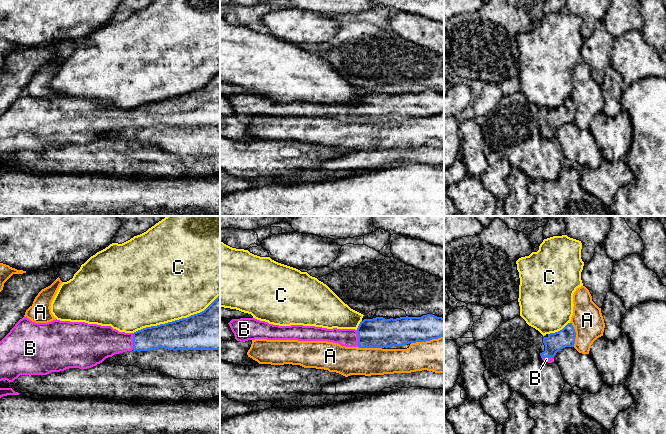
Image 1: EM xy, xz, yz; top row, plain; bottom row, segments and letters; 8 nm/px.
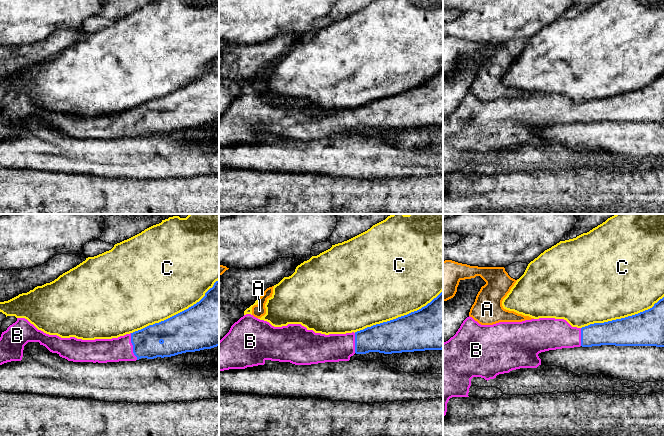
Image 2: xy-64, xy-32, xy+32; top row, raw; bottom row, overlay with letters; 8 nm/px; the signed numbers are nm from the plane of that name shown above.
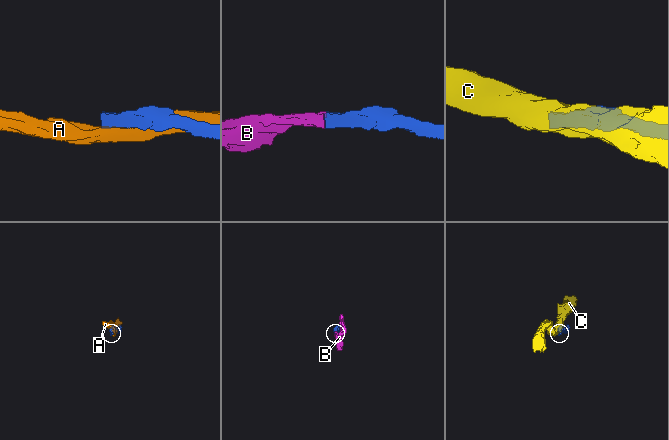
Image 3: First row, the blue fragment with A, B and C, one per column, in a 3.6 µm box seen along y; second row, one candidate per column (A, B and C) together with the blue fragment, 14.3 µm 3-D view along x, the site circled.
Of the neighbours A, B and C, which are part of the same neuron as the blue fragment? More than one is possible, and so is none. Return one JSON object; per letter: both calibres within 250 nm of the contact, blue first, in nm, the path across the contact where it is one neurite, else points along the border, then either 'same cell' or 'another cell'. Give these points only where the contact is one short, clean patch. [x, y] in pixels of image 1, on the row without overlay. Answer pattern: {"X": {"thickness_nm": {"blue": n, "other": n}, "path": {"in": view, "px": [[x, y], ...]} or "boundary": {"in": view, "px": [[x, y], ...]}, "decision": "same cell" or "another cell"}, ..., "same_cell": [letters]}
{"A": {"thickness_nm": {"blue": 220, "other": 280}, "decision": "another cell"}, "B": {"thickness_nm": {"blue": 190, "other": 260}, "path": {"in": "xy", "px": [[161, 112], [133, 117], [102, 118]]}, "decision": "same cell"}, "C": {"thickness_nm": {"blue": 300, "other": 500}, "decision": "another cell"}, "same_cell": ["B"]}

